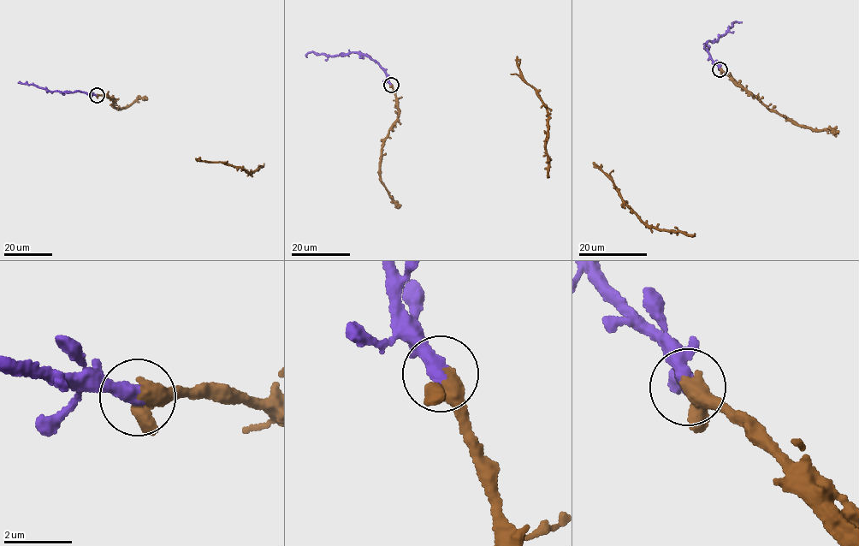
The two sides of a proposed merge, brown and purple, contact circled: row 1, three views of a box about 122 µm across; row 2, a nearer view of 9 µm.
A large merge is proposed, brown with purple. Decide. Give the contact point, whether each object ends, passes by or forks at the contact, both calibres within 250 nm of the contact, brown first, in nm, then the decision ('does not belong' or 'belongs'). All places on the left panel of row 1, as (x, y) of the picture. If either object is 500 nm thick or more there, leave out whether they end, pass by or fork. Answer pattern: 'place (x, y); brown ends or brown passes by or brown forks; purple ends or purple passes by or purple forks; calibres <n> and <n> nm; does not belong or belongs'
place (97, 95); brown passes by; purple ends; calibres 420 and 440 nm; belongs

